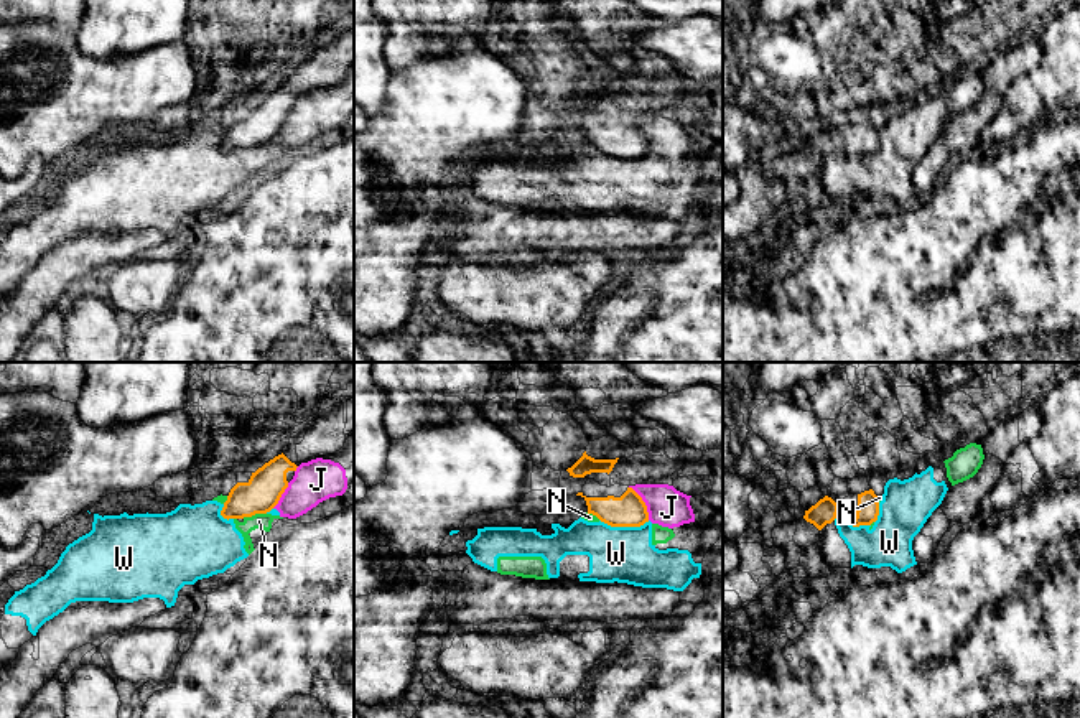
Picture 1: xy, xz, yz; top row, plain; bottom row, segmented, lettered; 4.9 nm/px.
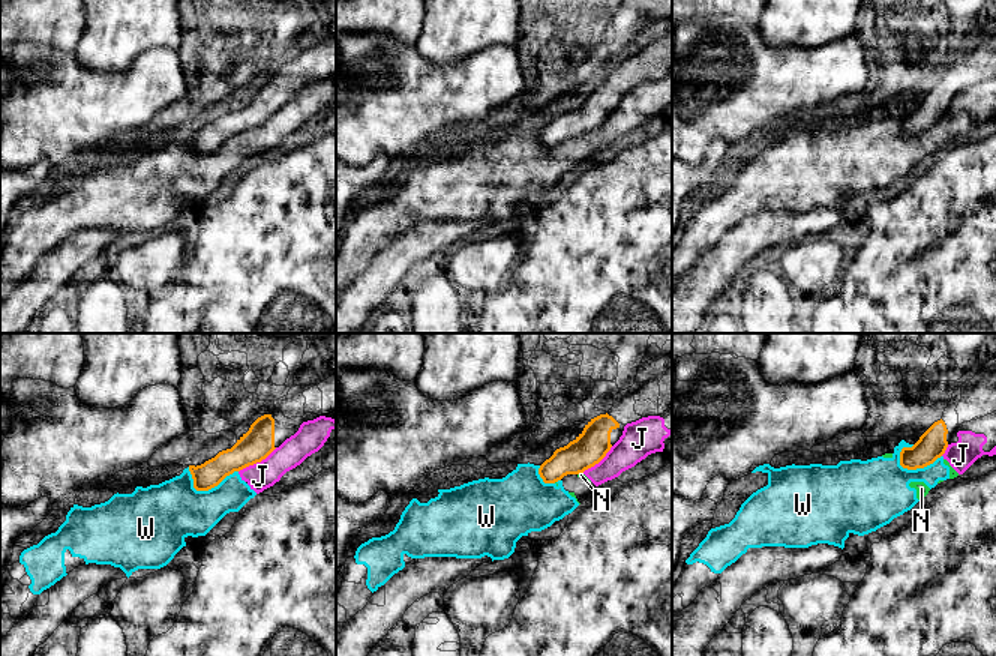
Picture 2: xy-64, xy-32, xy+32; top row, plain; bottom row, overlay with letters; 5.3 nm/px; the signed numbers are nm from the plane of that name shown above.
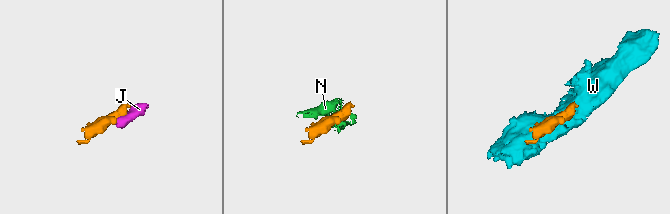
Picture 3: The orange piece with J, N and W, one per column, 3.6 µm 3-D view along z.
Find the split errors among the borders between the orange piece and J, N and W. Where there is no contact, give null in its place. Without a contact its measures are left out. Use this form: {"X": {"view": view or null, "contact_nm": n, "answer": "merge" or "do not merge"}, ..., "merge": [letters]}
{"J": {"view": "xz", "contact_nm": 190, "answer": "do not merge"}, "N": {"view": "xy", "contact_nm": 120, "answer": "do not merge"}, "W": {"view": "xz", "contact_nm": 240, "answer": "do not merge"}, "merge": []}

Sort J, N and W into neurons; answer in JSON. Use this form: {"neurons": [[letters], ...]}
{"neurons": [["J", "N", "W"]]}

